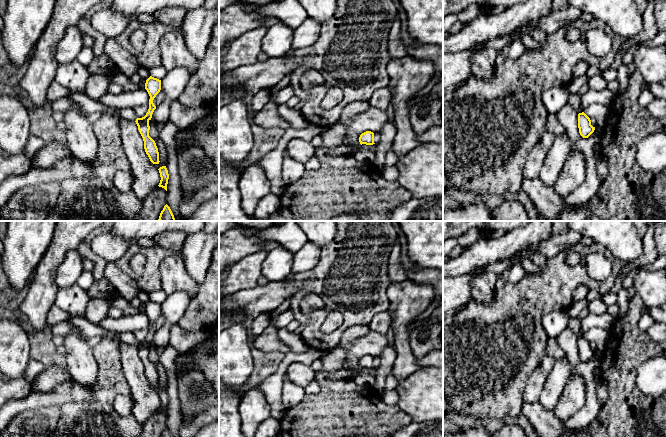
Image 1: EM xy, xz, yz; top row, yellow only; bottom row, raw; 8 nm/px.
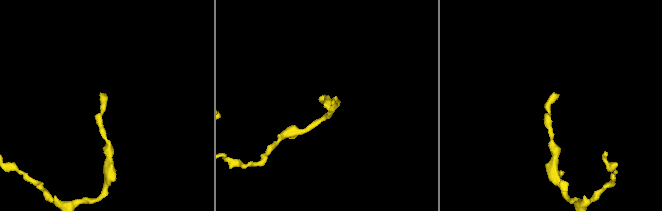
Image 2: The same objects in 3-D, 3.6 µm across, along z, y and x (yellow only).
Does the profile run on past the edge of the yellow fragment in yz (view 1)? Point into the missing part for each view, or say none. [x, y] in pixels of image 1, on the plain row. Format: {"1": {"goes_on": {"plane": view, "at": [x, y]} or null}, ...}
{"1": {"goes_on": null}}

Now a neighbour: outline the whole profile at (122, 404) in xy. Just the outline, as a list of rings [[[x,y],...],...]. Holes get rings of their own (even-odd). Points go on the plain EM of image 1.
[[[117,395],[112,403],[113,410],[121,416],[131,415],[134,400],[131,395]]]

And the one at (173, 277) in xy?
[[[173,254],[166,257],[160,264],[160,288],[167,294],[181,291],[194,298],[199,291],[199,286],[186,272],[182,257]]]

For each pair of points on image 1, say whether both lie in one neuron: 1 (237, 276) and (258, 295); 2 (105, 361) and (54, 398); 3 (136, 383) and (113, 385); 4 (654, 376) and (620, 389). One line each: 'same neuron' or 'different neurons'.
1: different neurons
2: different neurons
3: different neurons
4: different neurons

